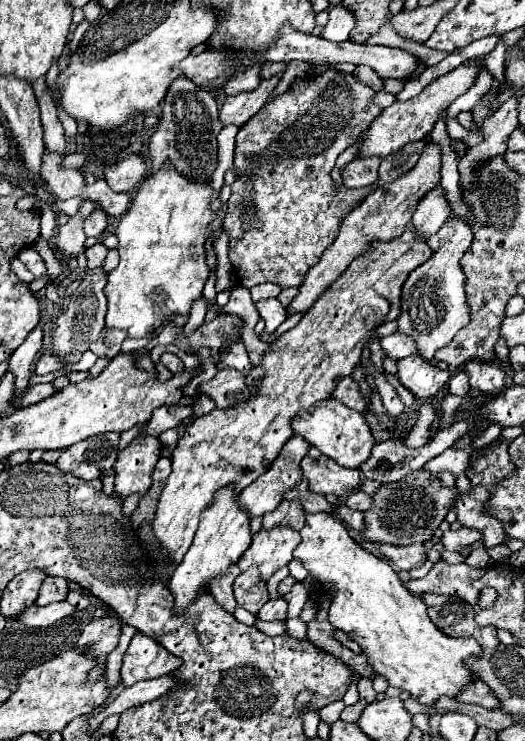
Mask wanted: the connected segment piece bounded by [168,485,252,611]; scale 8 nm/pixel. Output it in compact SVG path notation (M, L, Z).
M234 485L218 489L214 493L214 501L200 515L200 525L188 553L168 581L168 587L176 597L176 611L184 609L188 601L194 599L198 589L208 589L208 583L216 575L224 573L232 563L236 563L238 557L250 547L250 541L250 517L246 515L246 509L242 509L242 505L238 503L238 493L234 493Z

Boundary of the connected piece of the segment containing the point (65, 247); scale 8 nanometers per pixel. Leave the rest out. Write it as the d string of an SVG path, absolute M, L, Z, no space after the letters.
M84 201L78 209L76 215L72 215L68 219L66 225L60 227L58 237L56 237L56 249L64 255L64 257L76 257L78 253L84 251L84 221L86 217L96 209L96 203L92 201Z

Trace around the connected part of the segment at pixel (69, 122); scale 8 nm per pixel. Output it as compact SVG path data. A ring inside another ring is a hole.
M57 109L57 115L62 123L62 126L65 130L65 134L67 137L71 137L77 134L77 124L74 119L71 119L66 112L59 111L60 109Z

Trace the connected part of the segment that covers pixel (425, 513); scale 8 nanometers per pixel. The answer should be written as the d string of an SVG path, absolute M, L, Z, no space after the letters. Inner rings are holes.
M414 471L406 475L398 483L384 483L372 495L372 509L364 511L364 533L362 537L372 543L388 543L388 545L414 545L426 543L434 537L434 531L444 521L446 513L454 505L458 497L458 487L444 487L438 475L430 471Z

